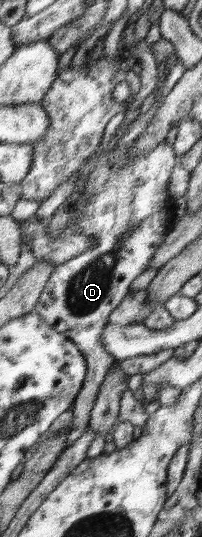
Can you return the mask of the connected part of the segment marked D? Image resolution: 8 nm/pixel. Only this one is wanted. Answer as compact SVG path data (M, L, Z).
M163 141L150 153L131 155L129 151L130 148L118 151L116 146L109 153L102 153L98 166L81 185L84 191L80 191L82 195L76 200L73 209L83 213L79 225L80 234L96 242L88 251L55 267L34 309L56 331L69 336L87 360L87 377L80 389L79 398L75 399L72 429L67 435L64 451L90 425L92 407L114 363L115 357L108 353L102 340L107 319L123 298L131 293L130 284L150 267L151 259L166 241L166 235L162 233L168 225L168 179L177 162L175 149Z

